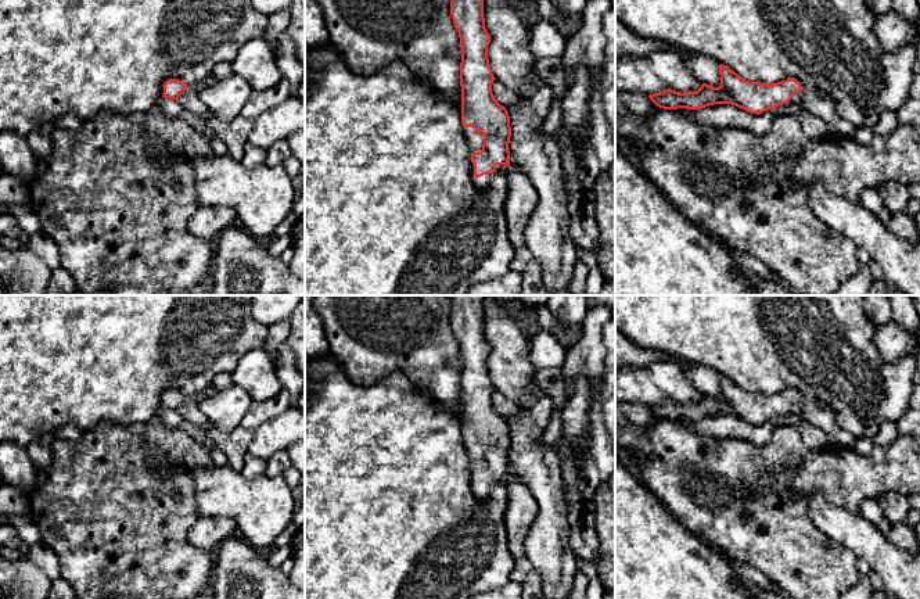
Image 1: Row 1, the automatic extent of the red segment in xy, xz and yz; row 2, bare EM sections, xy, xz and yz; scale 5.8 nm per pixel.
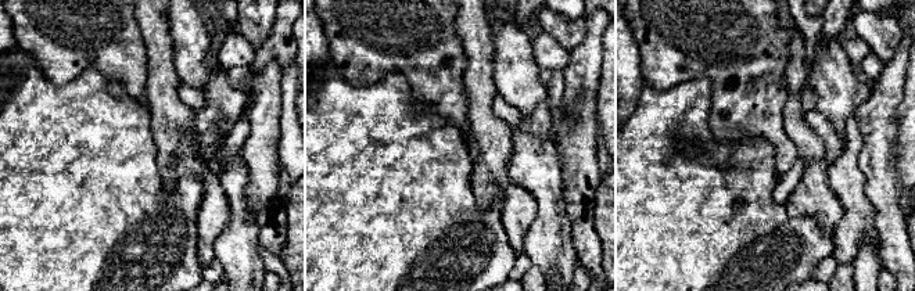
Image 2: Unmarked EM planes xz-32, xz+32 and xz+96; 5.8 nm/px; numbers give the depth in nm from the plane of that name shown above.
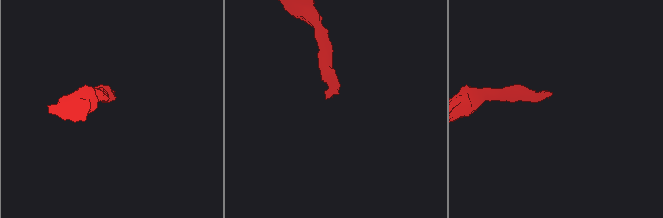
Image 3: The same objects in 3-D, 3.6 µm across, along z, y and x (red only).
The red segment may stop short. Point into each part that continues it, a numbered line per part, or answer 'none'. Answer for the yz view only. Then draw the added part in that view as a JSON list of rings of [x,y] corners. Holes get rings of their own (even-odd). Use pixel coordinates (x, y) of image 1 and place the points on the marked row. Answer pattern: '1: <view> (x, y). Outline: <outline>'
1: yz (825, 107). Outline: [[[804,87],[793,96],[790,103],[798,104],[804,111],[817,116],[831,134],[853,139],[855,128],[841,118],[840,105],[833,97]]]

